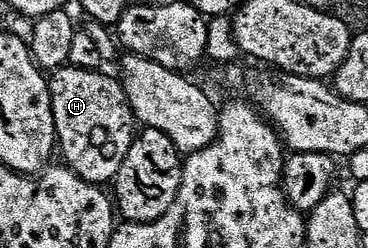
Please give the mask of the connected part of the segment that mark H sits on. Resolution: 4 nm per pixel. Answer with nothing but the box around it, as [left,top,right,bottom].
[51,68,138,184]

